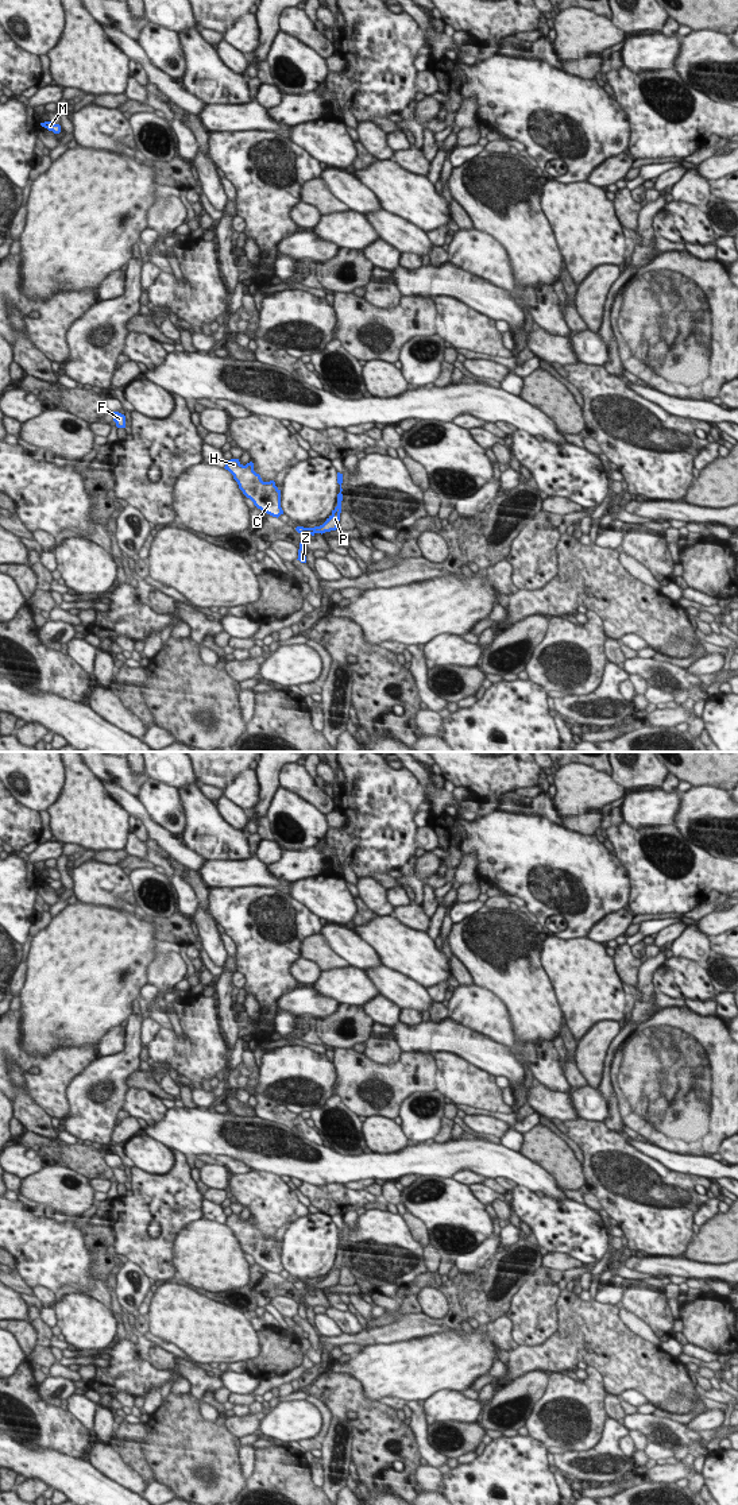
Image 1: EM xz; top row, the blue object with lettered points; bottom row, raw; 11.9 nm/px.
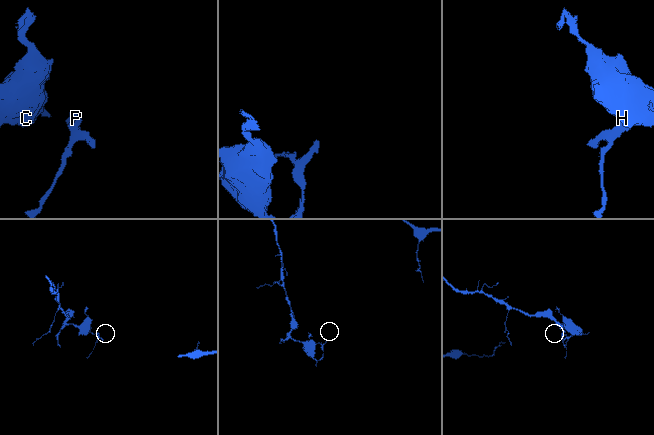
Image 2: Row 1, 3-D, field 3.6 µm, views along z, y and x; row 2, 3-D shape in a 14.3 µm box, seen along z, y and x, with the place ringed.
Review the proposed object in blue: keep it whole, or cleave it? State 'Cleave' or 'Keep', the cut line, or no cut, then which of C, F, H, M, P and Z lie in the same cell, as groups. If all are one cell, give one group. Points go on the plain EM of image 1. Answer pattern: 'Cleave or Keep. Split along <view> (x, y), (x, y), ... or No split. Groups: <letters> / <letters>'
Cleave. Split along xz (305, 1284), (302, 1289). Groups: C F H M / P Z

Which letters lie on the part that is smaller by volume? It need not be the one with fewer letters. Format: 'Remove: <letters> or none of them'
Remove: P, Z

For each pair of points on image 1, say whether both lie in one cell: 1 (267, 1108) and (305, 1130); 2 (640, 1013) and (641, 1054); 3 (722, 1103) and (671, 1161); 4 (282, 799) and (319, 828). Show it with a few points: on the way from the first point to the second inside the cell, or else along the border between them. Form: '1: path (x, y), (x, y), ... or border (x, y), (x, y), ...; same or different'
1: path (277, 1112), (296, 1122); same
2: border (660, 1010), (634, 1029); different
3: border (648, 1142), (669, 1152), (708, 1157); different
4: path (292, 809), (309, 825); same

